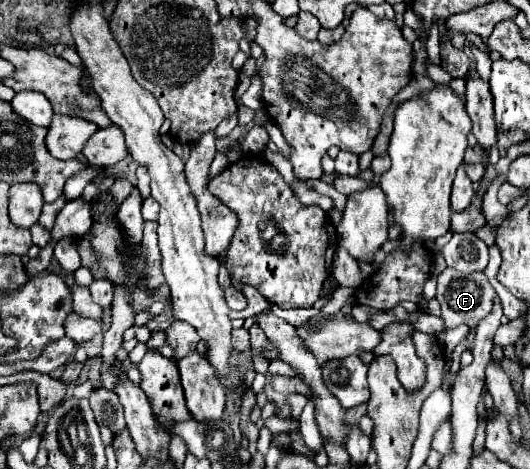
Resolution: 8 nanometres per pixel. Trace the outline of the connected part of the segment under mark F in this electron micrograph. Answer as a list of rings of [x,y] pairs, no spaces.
[[[444,269],[438,275],[438,291],[436,299],[442,307],[442,319],[448,329],[454,329],[458,325],[468,325],[476,327],[488,313],[490,313],[490,303],[496,297],[496,291],[492,289],[490,281],[486,279],[484,273],[474,273],[474,275],[458,275],[454,269]]]

